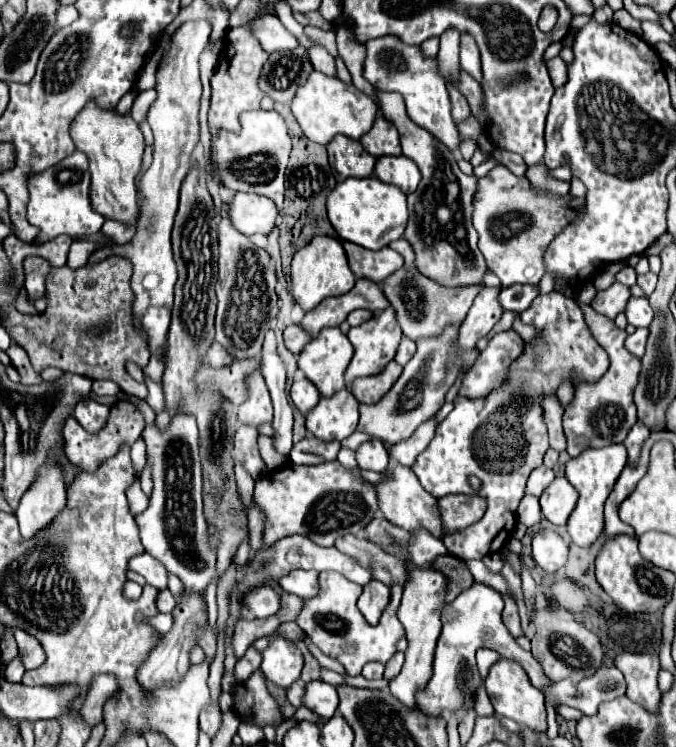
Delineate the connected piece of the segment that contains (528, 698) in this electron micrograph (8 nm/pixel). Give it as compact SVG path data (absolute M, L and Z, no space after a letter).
M499 659L487 679L485 679L485 689L487 695L491 699L491 705L495 709L497 715L501 717L509 717L513 721L517 721L521 727L529 727L533 731L547 731L547 711L545 711L545 697L541 691L533 689L533 685L529 683L527 673L521 669L521 665L509 661L509 659Z

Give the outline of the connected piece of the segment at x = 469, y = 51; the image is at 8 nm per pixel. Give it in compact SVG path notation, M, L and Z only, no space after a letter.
M469 35L461 37L461 69L467 71L475 81L481 83L481 63L479 63L479 49Z

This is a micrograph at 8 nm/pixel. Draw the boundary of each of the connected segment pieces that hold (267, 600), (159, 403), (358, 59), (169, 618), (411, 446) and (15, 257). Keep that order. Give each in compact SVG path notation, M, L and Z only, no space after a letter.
M263 587L263 589L255 589L245 597L245 607L257 617L257 619L265 619L271 617L279 611L281 607L281 597L275 589L271 587Z
M147 379L145 381L147 383L147 389L149 389L149 395L147 395L147 403L149 403L149 407L155 411L155 413L161 413L163 411L163 407L165 407L165 399L163 399L163 387L161 385L157 385L157 383L153 383L151 379Z
M341 21L337 27L337 45L339 45L339 55L345 61L349 73L353 77L353 85L357 89L361 89L363 93L369 93L369 97L375 99L373 85L369 85L369 81L363 79L365 45L361 45L359 41L353 41L353 33L349 33L349 25L345 21Z
M157 613L155 617L149 619L149 625L153 625L159 633L167 633L167 629L171 629L171 625L173 625L173 615L171 613L167 613L167 615Z
M433 419L425 421L423 425L419 425L419 429L413 433L413 437L409 437L407 441L401 441L397 445L393 445L391 449L391 459L401 463L401 465L407 465L411 467L417 459L417 455L429 445L429 441L433 439L433 433L435 433L435 427L437 423Z
M13 233L3 241L3 247L5 247L5 251L7 251L7 255L9 255L9 259L11 259L11 263L13 263L13 267L15 267L15 283L17 285L21 285L21 279L19 279L19 273L21 273L21 269L23 269L23 259L29 255L29 243L23 243L23 241L19 241Z

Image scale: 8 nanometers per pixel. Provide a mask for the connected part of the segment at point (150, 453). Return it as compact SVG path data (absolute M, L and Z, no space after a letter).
M175 415L169 423L169 427L161 433L155 425L145 427L143 431L143 439L147 443L147 459L153 467L153 493L151 493L151 501L149 507L137 515L137 525L141 531L141 541L143 547L149 555L153 555L155 559L159 559L167 571L175 573L183 585L185 591L193 593L199 591L203 593L209 585L209 581L215 575L215 551L209 549L209 541L207 541L207 523L203 517L203 499L201 499L201 461L199 461L199 433L197 433L197 423L191 415Z

